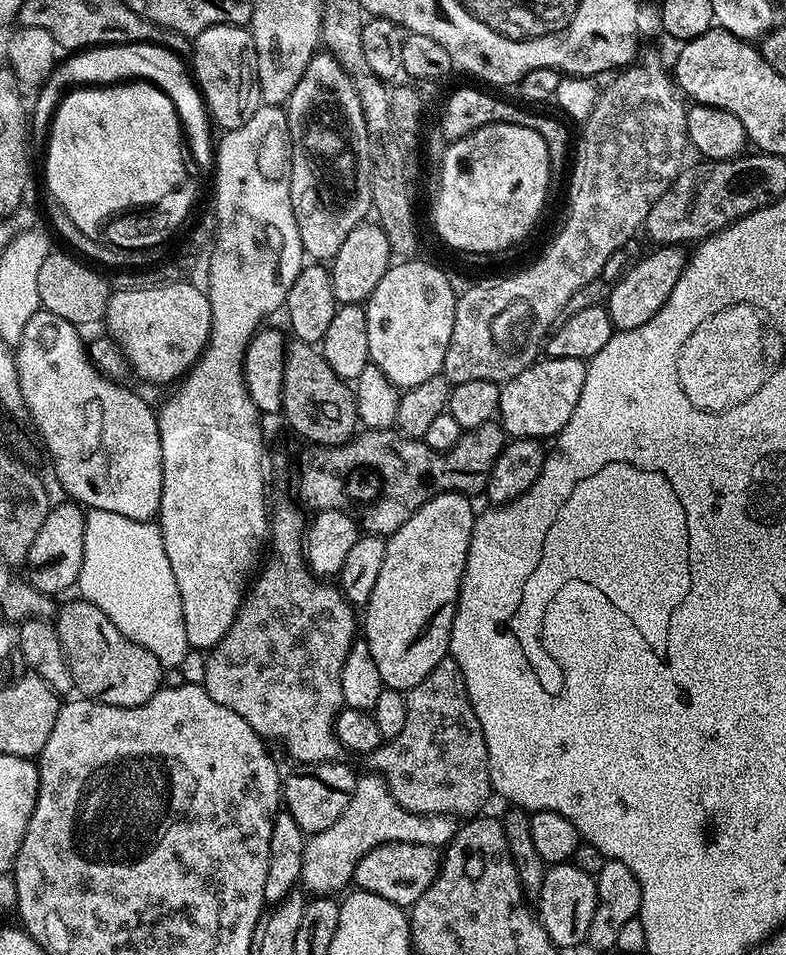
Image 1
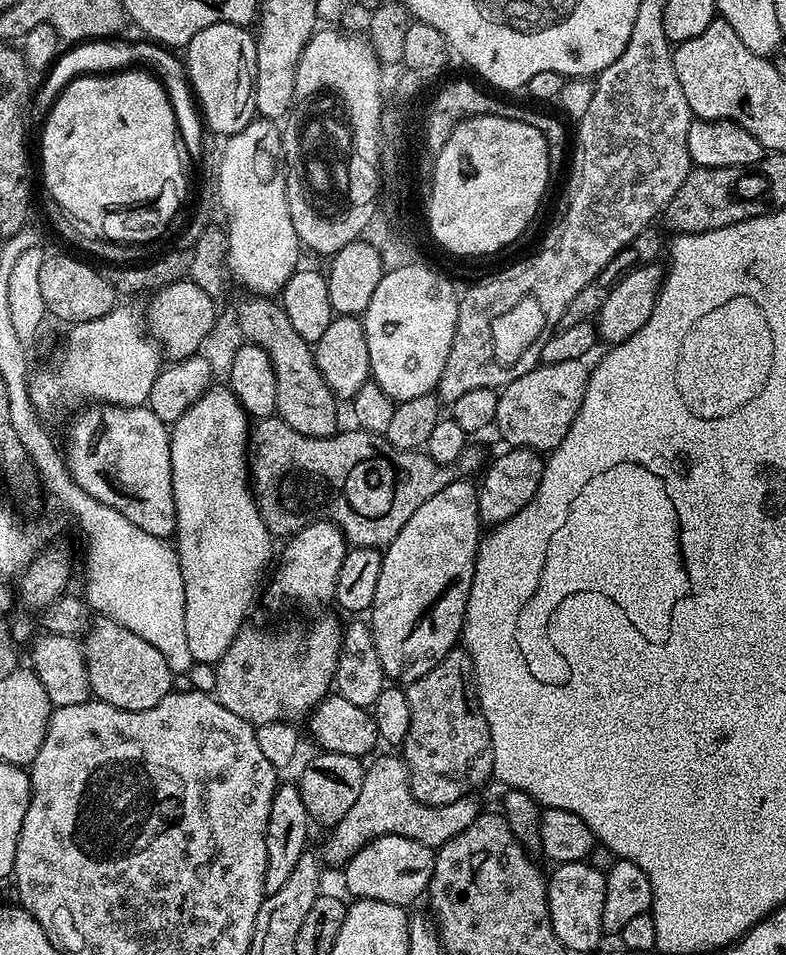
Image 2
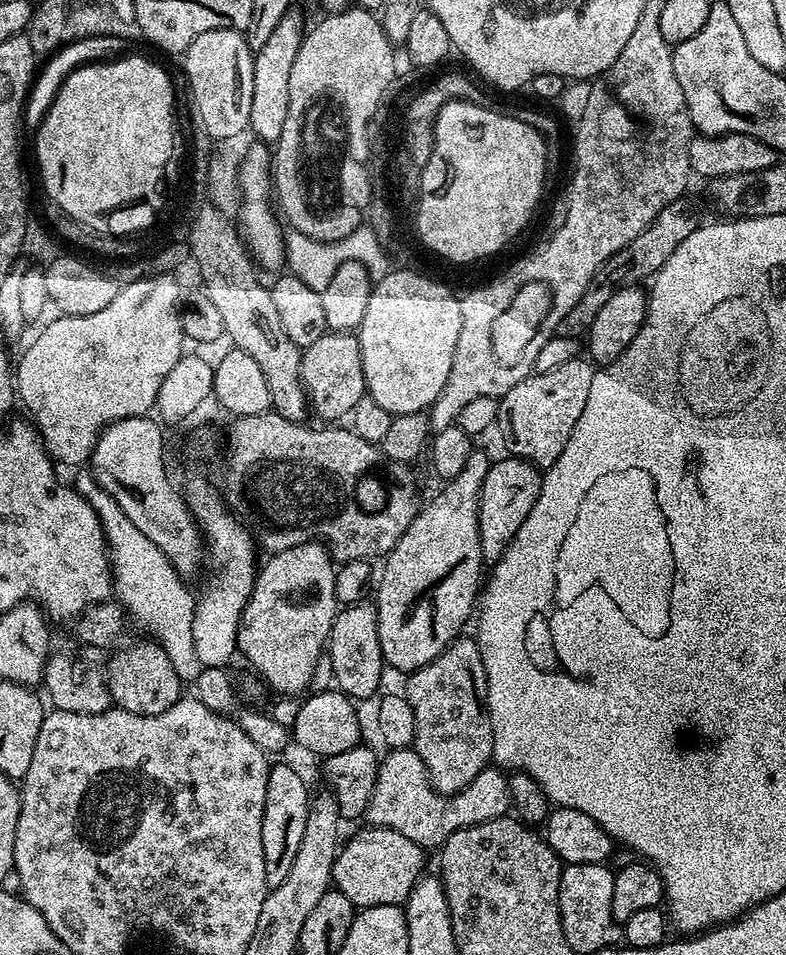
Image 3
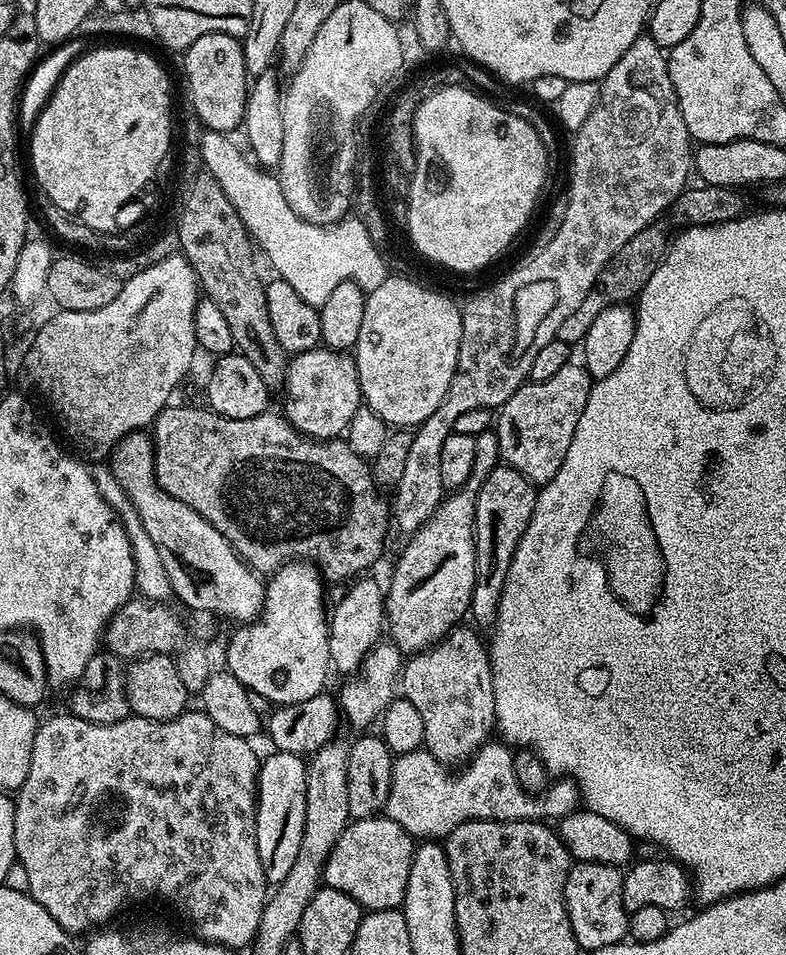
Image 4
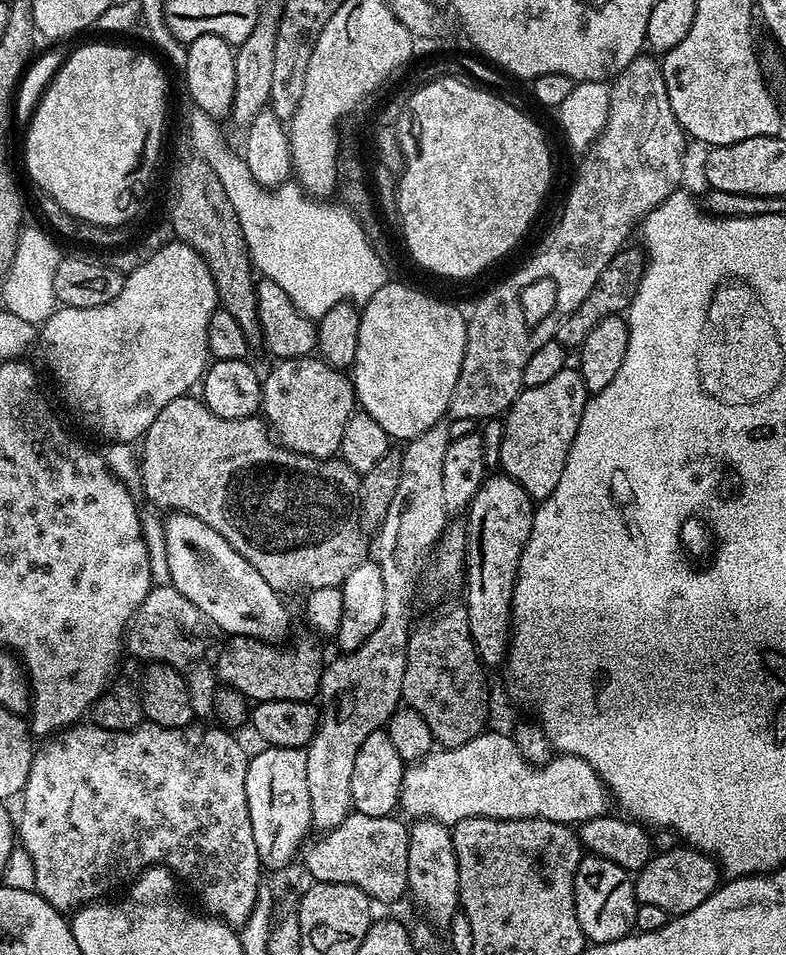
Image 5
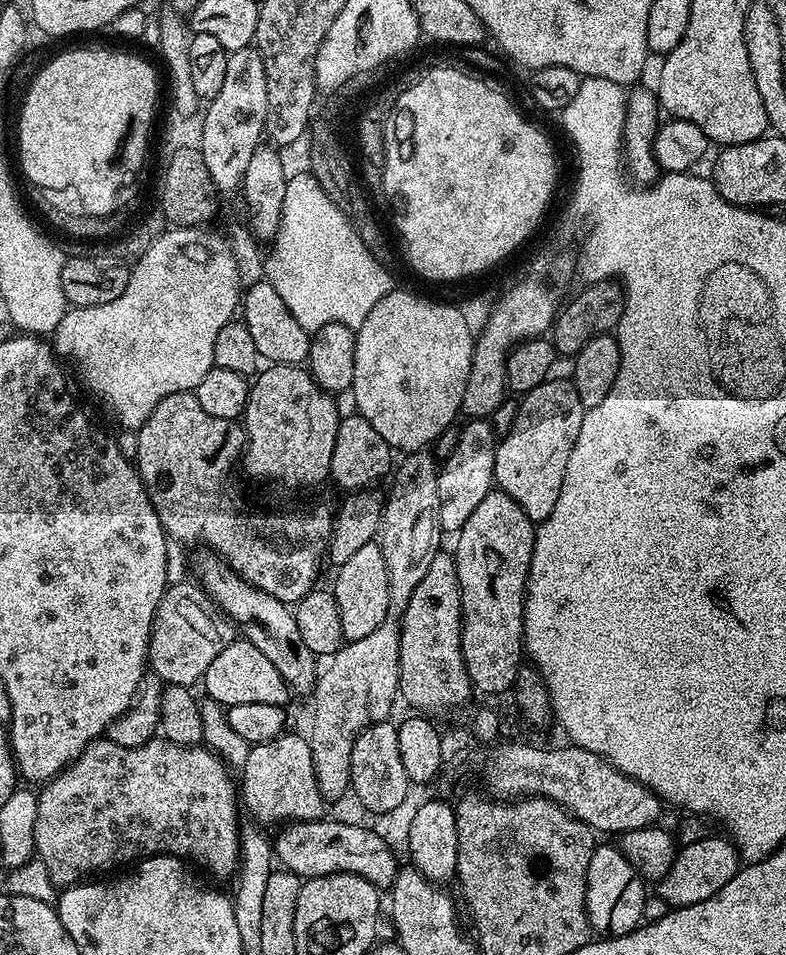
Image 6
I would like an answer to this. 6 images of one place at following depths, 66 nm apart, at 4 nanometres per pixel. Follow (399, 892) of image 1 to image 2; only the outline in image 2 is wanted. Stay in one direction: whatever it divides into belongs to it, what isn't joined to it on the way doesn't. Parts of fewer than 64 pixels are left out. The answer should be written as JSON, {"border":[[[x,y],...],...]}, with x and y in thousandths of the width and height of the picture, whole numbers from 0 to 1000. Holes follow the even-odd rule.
{"border":[[[482,875],[457,888],[436,906],[438,926],[449,934],[449,939],[459,942],[520,949],[543,935],[553,902],[555,892],[537,882],[527,882],[527,877]]]}

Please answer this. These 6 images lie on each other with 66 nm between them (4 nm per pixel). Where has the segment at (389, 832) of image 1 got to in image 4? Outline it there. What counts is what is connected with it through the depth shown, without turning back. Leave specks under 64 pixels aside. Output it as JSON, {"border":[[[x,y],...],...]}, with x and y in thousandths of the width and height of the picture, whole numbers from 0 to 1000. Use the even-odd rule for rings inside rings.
{"border":[[[622,777],[612,781],[593,802],[576,806],[571,801],[564,800],[552,790],[539,783],[527,785],[522,790],[504,792],[499,797],[499,814],[494,839],[487,844],[487,849],[494,858],[506,861],[511,869],[517,869],[536,881],[564,881],[583,865],[599,859],[686,859],[688,861],[711,861],[715,855],[734,849],[740,838],[740,829],[732,817],[712,815],[698,820],[691,829],[672,829],[659,819],[659,810],[654,808],[651,793],[653,784],[640,777]]]}

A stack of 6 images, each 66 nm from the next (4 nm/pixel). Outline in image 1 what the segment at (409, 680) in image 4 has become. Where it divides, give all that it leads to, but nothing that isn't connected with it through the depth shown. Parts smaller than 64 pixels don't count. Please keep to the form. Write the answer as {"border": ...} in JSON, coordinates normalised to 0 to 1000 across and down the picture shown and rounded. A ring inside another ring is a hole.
{"border":[[[573,689],[557,693],[517,728],[517,760],[503,775],[489,777],[467,793],[469,805],[489,814],[499,835],[517,848],[543,854],[604,855],[627,828],[618,773],[598,739],[583,693]]]}

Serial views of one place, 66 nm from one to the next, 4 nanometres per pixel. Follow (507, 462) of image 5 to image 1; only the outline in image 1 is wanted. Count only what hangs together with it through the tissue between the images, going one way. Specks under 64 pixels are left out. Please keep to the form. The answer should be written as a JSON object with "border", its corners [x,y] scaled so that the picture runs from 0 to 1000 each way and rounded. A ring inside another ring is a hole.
{"border":[[[686,375],[677,377],[664,392],[642,398],[636,403],[636,430],[634,442],[648,458],[659,461],[687,461],[697,457],[705,459],[725,442],[730,425],[740,413],[740,400],[746,400],[744,378],[735,375]]]}

